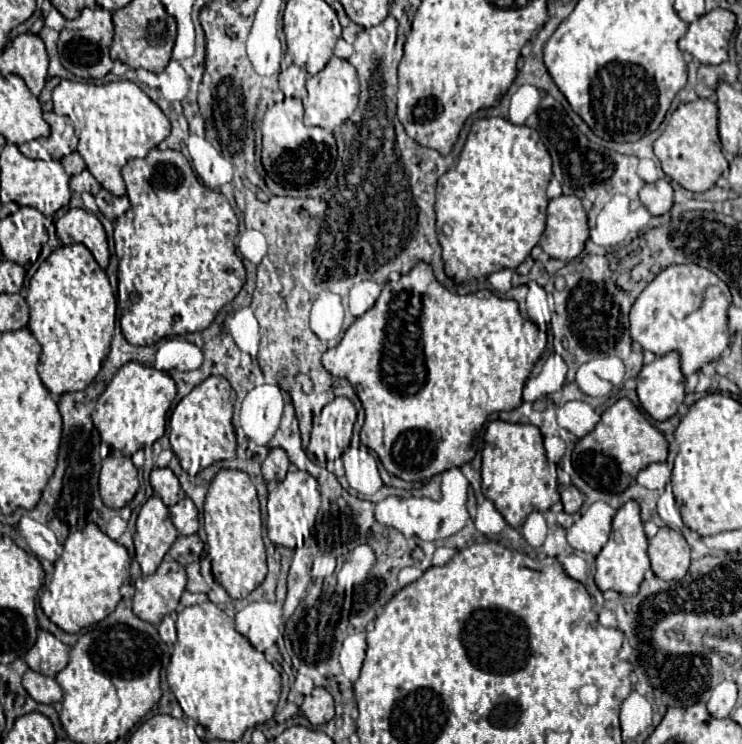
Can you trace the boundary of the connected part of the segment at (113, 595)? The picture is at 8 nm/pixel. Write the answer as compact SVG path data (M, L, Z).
M88 524L84 530L66 538L64 552L54 562L54 574L40 598L40 606L44 614L64 632L80 632L114 612L122 598L120 586L128 580L128 568L128 550L108 538L96 524Z

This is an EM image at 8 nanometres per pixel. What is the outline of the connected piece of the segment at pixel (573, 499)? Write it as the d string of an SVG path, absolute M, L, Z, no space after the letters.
M560 486L560 496L562 496L562 504L564 504L564 512L568 514L574 514L580 510L582 502L584 502L584 496L582 492L576 488L576 486Z

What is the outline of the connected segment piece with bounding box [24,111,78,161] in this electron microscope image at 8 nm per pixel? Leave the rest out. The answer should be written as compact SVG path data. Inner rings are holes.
M50 111L44 113L44 120L50 124L51 134L48 137L24 143L30 144L30 156L26 157L44 161L61 160L70 152L74 152L78 145L78 138L70 118Z

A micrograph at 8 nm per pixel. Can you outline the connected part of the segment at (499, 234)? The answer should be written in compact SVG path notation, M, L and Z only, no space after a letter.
M478 118L472 124L458 164L438 178L434 204L444 268L456 284L474 280L478 276L490 276L502 268L516 268L530 256L530 250L538 244L544 232L548 206L546 188L550 178L552 160L534 128L516 126L506 118Z

